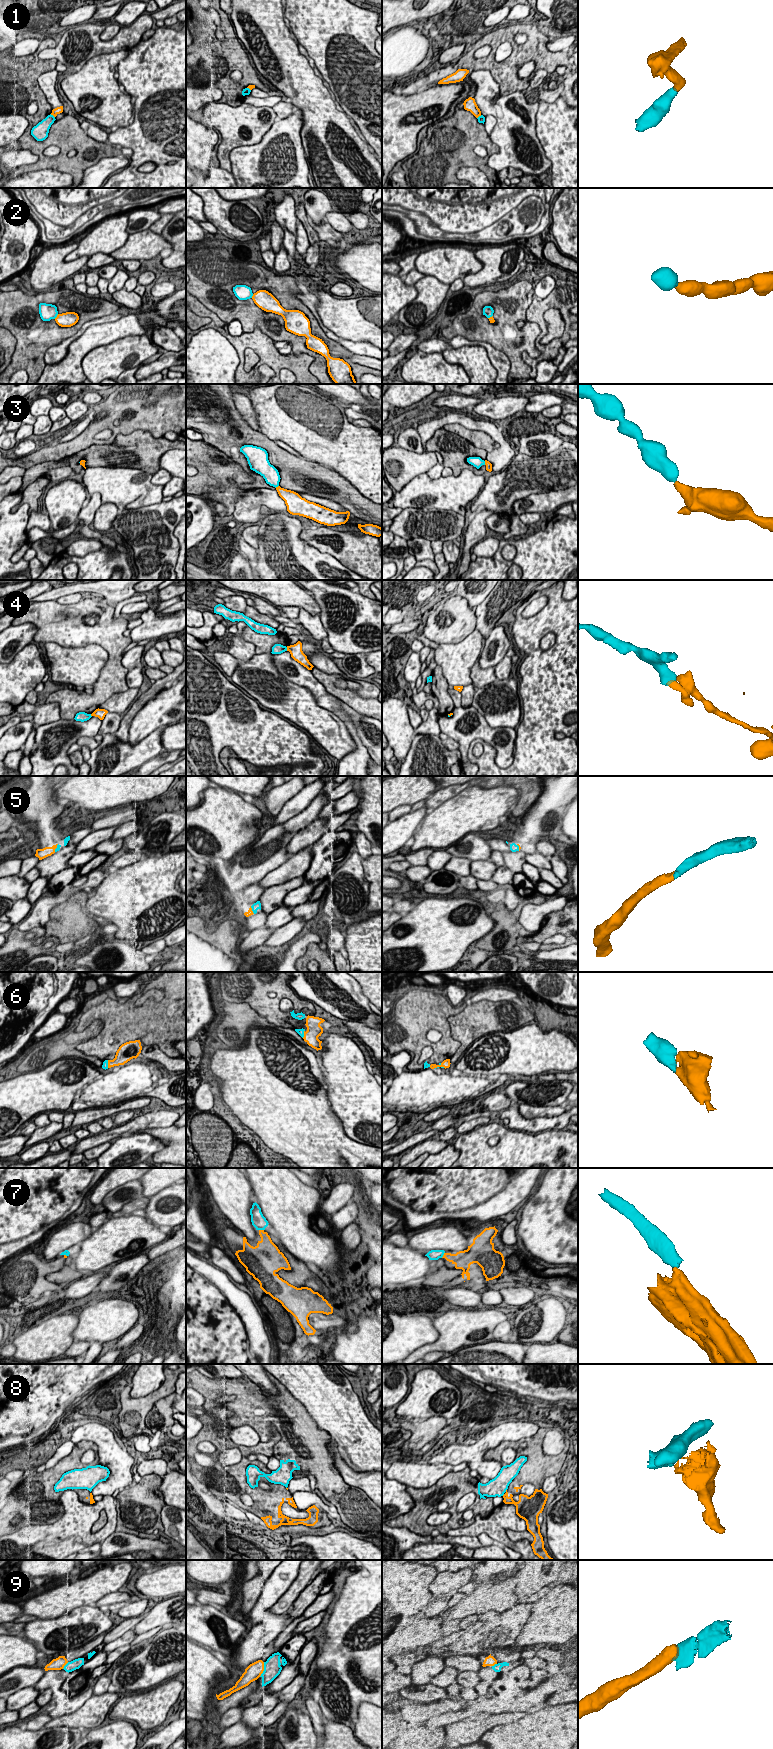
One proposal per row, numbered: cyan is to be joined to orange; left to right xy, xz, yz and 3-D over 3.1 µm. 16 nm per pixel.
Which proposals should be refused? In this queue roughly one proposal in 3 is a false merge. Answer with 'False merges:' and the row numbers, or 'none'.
False merges: 1, 4, 7, 8, 9

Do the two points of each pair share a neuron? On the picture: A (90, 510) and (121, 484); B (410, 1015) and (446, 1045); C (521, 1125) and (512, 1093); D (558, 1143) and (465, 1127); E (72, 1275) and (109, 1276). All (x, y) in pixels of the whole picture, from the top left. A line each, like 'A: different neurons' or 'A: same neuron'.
A: different neurons
B: same neuron
C: different neurons
D: different neurons
E: different neurons

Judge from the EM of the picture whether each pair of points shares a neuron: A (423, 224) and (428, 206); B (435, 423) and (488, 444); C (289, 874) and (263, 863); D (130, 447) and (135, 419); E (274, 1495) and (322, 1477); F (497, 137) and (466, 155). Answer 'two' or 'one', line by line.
A: two
B: two
C: two
D: two
E: two
F: two

